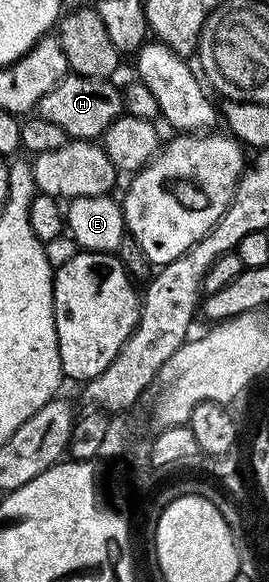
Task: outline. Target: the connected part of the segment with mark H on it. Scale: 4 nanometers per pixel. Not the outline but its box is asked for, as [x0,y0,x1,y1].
[37,74,124,141]

